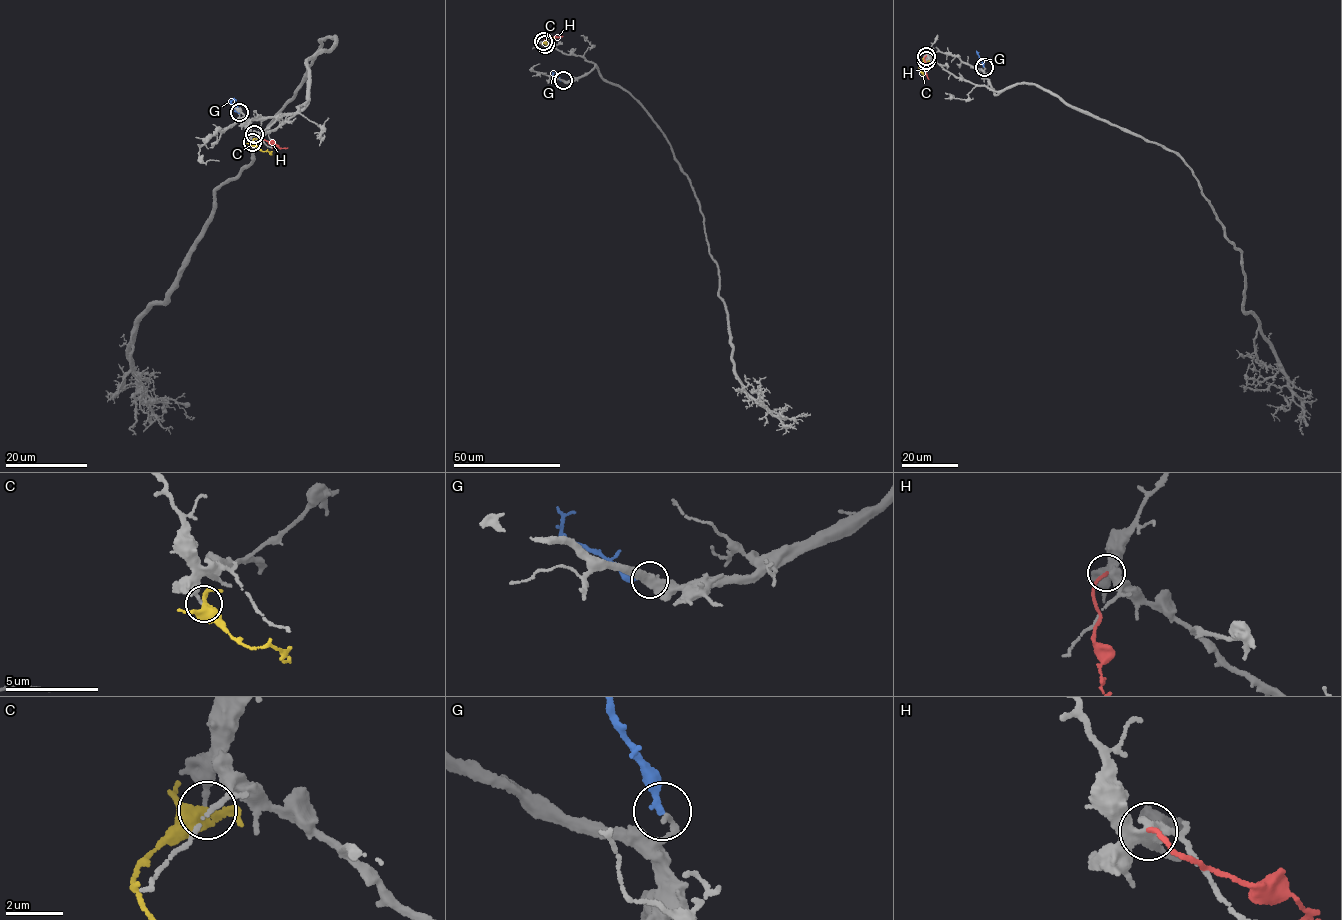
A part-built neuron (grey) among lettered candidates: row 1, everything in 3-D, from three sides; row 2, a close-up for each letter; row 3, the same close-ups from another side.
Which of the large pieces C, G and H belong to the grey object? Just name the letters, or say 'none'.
none

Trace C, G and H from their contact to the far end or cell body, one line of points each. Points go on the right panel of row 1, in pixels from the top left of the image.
C: (926, 60), (919, 68), (923, 74)
G: (984, 67), (976, 51)
H: (926, 55), (925, 73), (928, 79)

